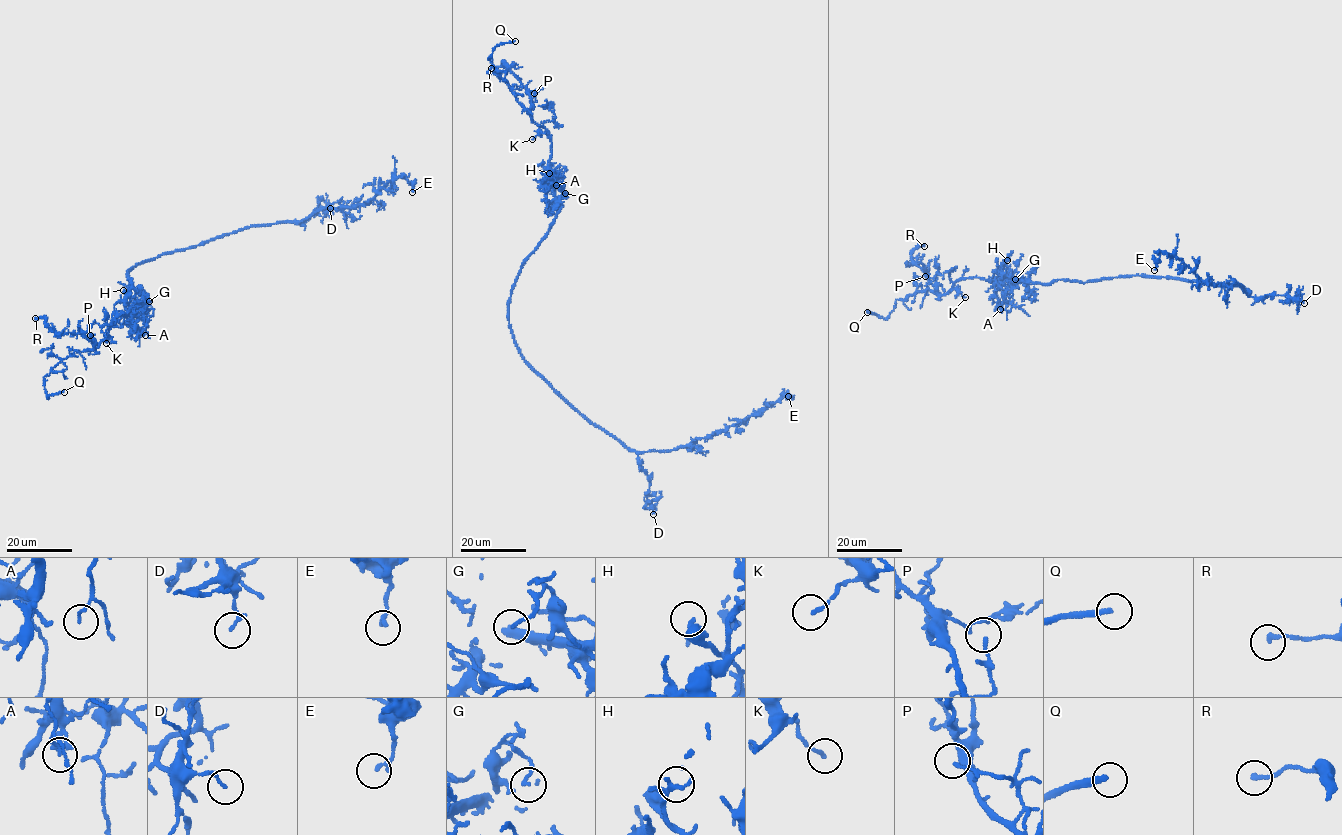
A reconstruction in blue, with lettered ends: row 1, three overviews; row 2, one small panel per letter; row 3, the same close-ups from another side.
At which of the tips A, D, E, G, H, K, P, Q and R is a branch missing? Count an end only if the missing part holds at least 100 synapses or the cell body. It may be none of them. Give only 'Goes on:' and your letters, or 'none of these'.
Goes on: Q

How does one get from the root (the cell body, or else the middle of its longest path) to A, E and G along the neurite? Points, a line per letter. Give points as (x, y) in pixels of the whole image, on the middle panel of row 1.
A: (509, 316), (510, 293), (519, 271), (547, 232), (559, 208), (551, 181), (552, 174), (563, 177), (556, 185)
E: (509, 316), (509, 328), (523, 359), (588, 420), (632, 450), (689, 446), (788, 396)
G: (509, 316), (510, 293), (519, 271), (547, 232), (559, 208), (559, 198), (565, 193)

